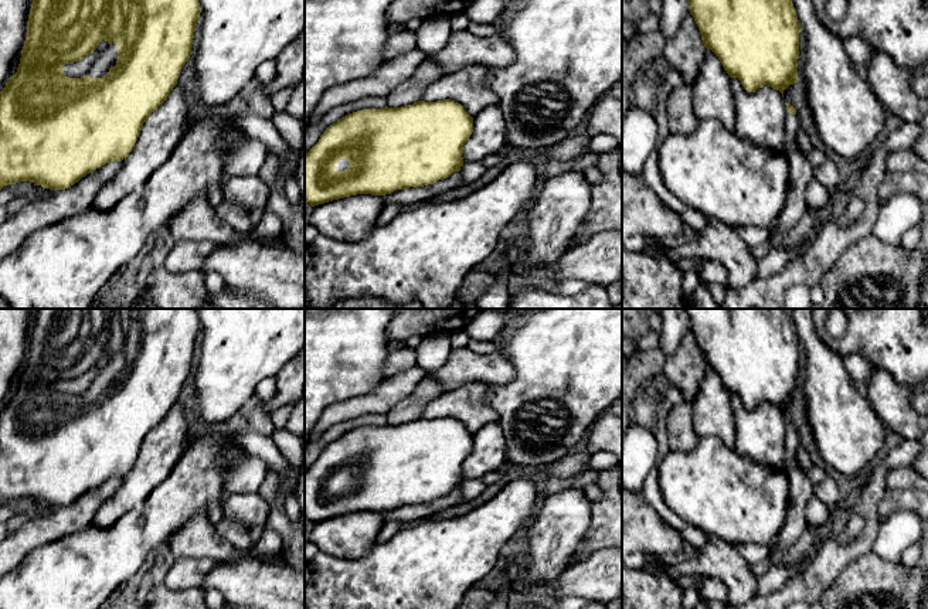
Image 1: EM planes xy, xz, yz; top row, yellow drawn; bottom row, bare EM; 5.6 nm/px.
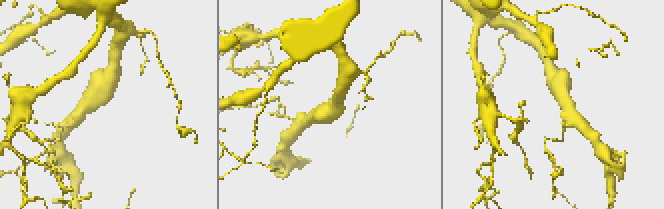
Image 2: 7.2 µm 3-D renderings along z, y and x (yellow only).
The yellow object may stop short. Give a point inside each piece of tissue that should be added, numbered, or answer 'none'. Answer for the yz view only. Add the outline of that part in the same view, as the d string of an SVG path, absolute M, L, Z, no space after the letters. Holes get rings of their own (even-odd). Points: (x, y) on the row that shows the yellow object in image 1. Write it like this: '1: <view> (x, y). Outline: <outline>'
1: yz (791, 121). Outline: M788 112L786 118L785 118L785 136L786 136L785 153L786 154L789 154L793 150L802 150L799 147L798 139L796 139L798 127L799 127L799 120L798 120L796 115L792 115Z

